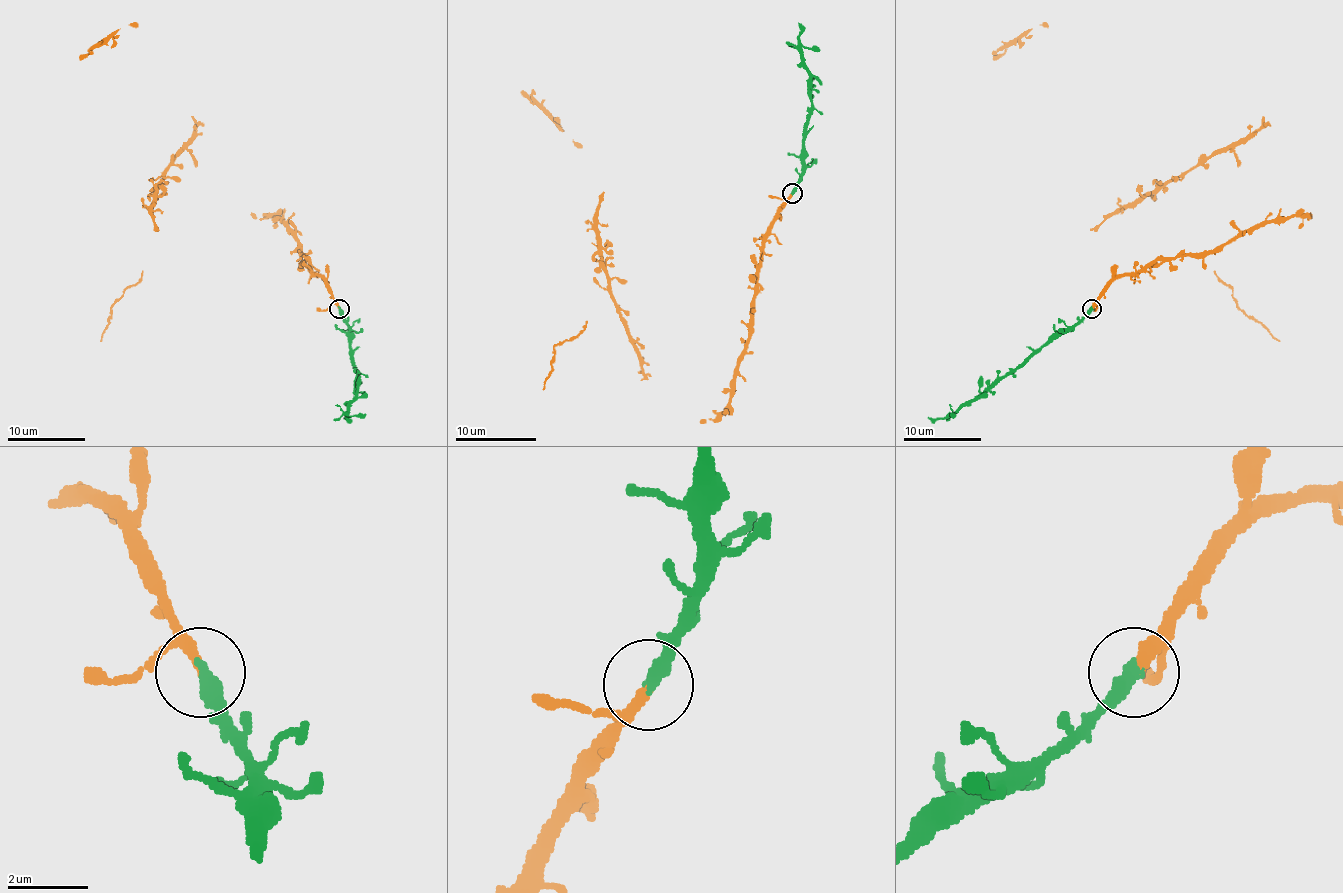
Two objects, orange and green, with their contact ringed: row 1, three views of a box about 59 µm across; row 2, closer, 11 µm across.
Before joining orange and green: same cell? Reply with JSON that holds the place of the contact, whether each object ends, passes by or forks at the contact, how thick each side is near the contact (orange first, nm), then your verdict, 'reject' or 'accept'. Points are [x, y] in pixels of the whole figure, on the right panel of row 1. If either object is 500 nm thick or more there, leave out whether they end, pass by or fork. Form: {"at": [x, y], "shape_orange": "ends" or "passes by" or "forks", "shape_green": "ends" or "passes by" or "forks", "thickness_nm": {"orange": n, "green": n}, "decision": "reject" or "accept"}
{"at": [1091, 309], "shape_orange": "ends", "shape_green": "ends", "thickness_nm": {"orange": 280, "green": 380}, "decision": "accept"}

